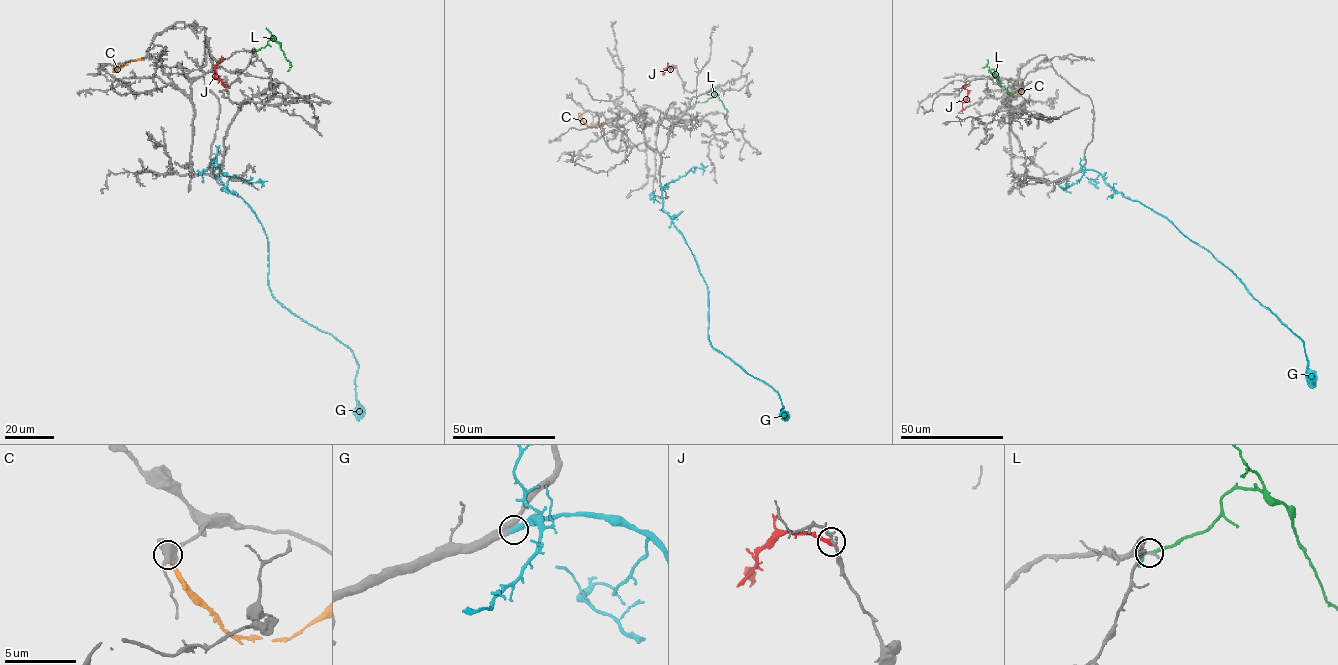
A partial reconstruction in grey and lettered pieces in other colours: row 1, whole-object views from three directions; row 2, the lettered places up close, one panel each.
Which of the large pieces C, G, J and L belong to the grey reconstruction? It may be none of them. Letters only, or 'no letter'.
G

